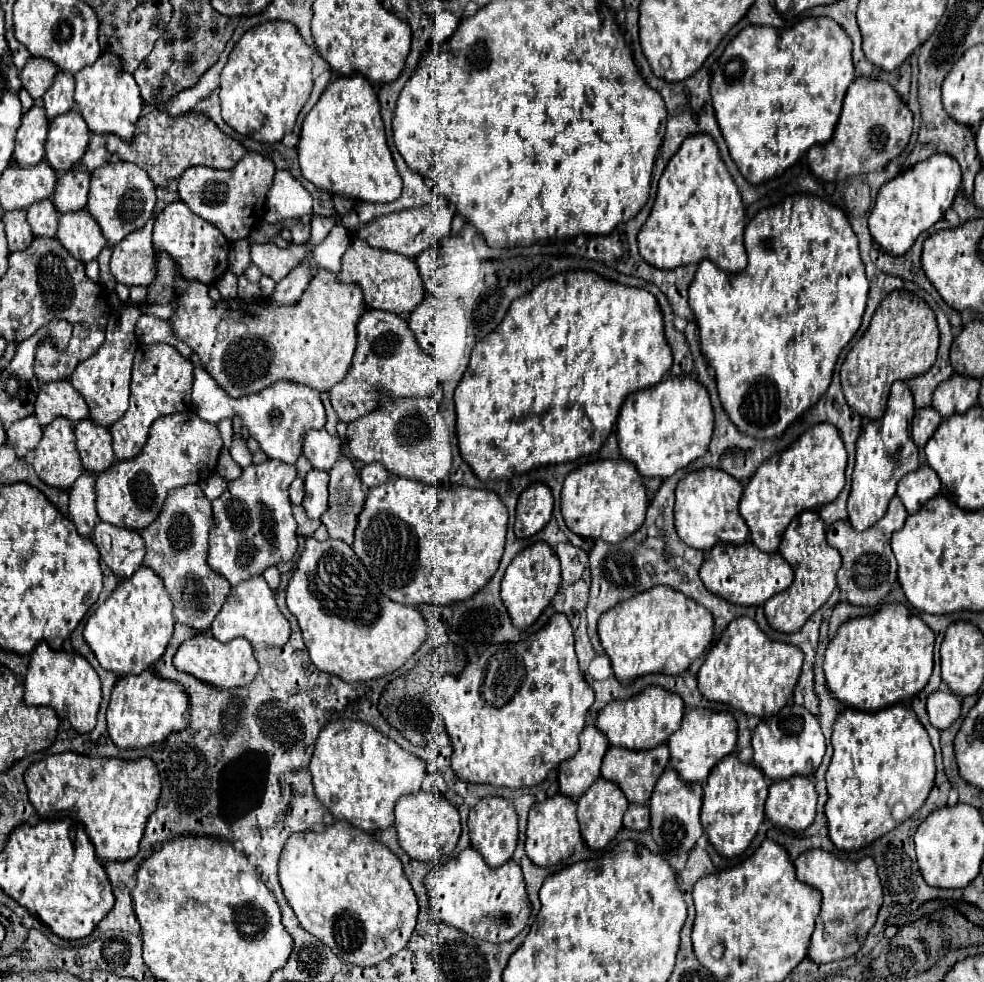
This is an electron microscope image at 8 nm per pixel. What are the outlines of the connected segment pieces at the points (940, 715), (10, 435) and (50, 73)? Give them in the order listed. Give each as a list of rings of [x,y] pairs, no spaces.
[[[937,690],[927,698],[927,714],[935,728],[949,728],[961,714],[961,700],[949,690]]]
[[[29,416],[25,420],[13,422],[13,426],[7,430],[7,444],[15,450],[17,458],[23,458],[27,452],[35,450],[37,442],[41,440],[41,426],[37,418]]]
[[[29,58],[25,68],[21,70],[21,82],[23,88],[31,94],[31,98],[41,98],[49,86],[53,84],[57,74],[57,68],[51,62],[45,62],[45,58]]]

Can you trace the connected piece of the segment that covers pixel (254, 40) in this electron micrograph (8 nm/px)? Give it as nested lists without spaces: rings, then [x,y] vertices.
[[[267,22],[259,24],[257,28],[243,34],[243,38],[235,44],[225,70],[221,72],[221,116],[223,120],[239,134],[249,136],[257,142],[279,142],[285,132],[291,132],[297,120],[297,114],[305,106],[311,88],[313,88],[313,74],[311,74],[311,48],[305,46],[301,34],[297,34],[289,22]]]

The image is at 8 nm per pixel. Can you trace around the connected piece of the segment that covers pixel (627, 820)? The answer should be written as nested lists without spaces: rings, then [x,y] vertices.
[[[629,806],[623,818],[625,828],[631,830],[647,830],[649,828],[649,808],[647,806]]]

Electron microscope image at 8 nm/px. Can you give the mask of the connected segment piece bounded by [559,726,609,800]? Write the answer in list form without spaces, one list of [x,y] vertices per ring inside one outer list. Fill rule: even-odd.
[[[585,726],[579,734],[579,750],[573,758],[559,766],[559,792],[571,800],[583,796],[589,786],[599,778],[601,760],[609,748],[605,734],[595,726]]]

